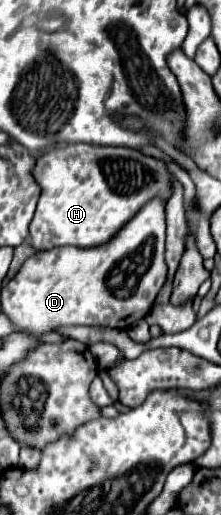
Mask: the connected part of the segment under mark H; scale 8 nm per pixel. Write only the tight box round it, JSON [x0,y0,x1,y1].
[30,144,174,250]

